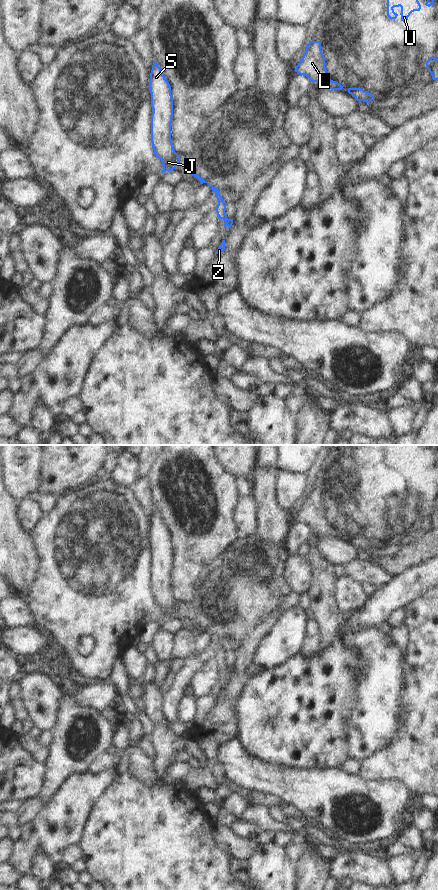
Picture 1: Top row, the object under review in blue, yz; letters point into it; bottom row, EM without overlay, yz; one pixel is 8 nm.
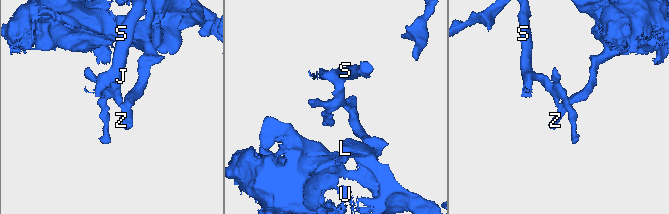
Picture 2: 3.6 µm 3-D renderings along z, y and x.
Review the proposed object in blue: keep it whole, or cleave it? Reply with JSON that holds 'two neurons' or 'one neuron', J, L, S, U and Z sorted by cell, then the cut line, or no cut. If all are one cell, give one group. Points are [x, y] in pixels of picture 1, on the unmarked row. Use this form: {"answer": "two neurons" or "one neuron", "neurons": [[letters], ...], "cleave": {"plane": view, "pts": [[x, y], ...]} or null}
{"answer": "two neurons", "neurons": [["J", "S"], ["L", "U", "Z"]], "cleave": {"plane": "yz", "pts": [[228, 667], [226, 673]]}}

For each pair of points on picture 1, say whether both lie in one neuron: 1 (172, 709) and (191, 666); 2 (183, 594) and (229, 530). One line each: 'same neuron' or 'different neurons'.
1: same neuron
2: same neuron

